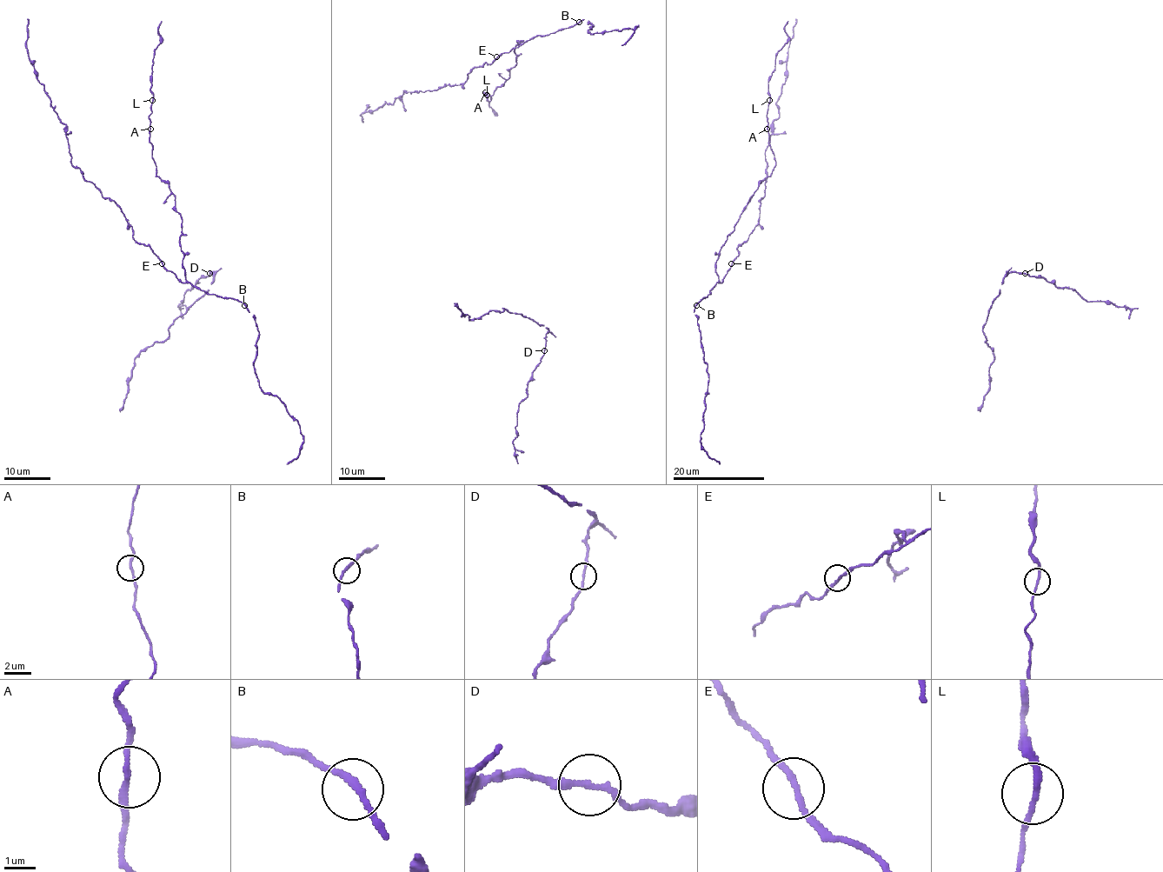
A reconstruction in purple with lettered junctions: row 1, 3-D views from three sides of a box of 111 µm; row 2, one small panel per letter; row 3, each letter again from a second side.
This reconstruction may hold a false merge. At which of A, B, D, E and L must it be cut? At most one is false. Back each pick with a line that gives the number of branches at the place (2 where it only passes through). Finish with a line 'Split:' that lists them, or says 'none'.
Split: none

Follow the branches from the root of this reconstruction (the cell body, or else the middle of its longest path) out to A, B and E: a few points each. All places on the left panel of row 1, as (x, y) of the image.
A: (129, 226), (137, 242), (147, 244), (168, 270), (186, 282), (181, 218), (169, 185), (156, 175), (150, 129)
B: (129, 226), (133, 238), (147, 244), (182, 282), (209, 294), (237, 299), (244, 304)
E: (129, 226), (132, 228), (133, 238), (147, 244), (162, 263)

